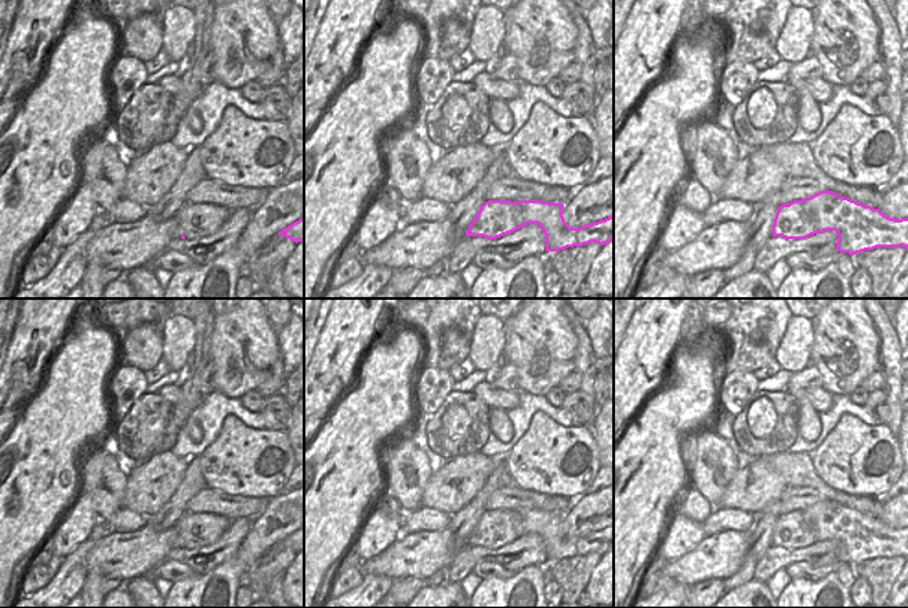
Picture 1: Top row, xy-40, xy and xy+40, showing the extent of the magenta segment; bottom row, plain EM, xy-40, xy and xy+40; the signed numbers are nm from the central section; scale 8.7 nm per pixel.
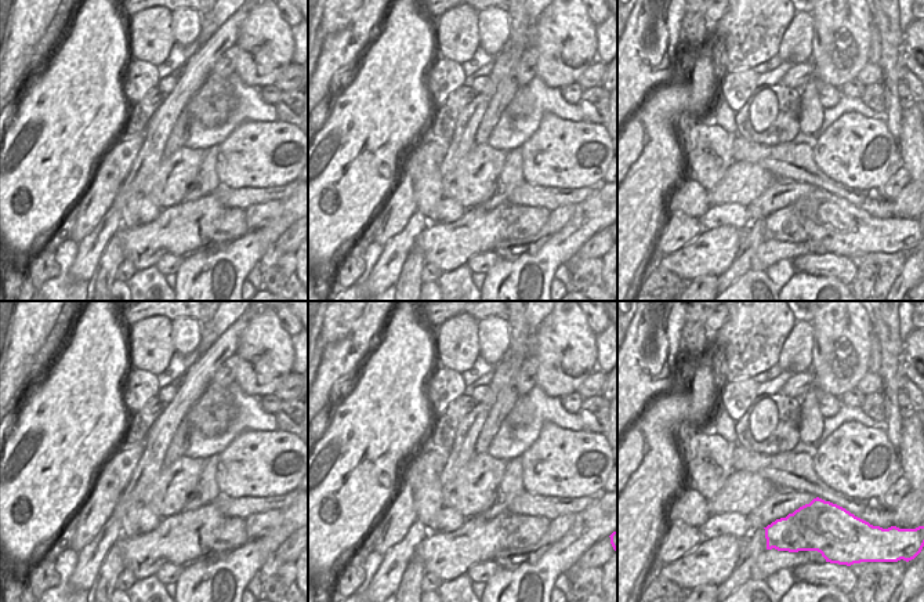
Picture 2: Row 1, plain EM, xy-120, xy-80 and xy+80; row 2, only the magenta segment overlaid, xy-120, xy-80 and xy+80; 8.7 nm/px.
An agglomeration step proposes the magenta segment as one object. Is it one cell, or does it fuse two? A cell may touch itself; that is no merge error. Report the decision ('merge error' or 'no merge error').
merge error

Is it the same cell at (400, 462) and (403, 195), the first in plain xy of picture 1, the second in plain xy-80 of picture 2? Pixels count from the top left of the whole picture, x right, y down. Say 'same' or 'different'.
different

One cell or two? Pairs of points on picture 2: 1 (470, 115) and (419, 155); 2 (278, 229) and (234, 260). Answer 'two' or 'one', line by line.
1: two
2: one

